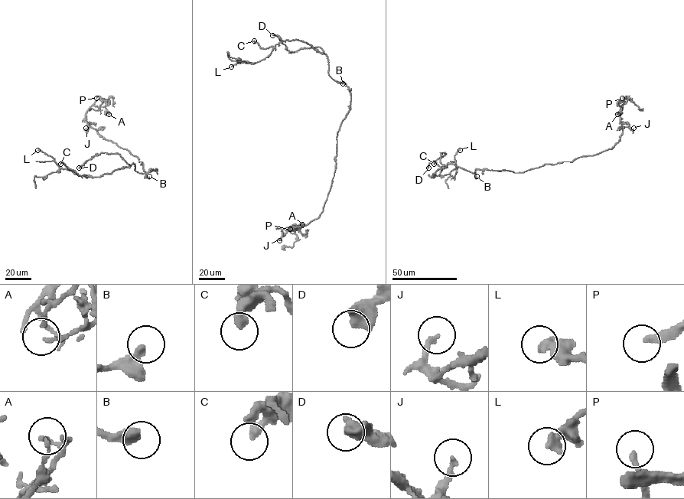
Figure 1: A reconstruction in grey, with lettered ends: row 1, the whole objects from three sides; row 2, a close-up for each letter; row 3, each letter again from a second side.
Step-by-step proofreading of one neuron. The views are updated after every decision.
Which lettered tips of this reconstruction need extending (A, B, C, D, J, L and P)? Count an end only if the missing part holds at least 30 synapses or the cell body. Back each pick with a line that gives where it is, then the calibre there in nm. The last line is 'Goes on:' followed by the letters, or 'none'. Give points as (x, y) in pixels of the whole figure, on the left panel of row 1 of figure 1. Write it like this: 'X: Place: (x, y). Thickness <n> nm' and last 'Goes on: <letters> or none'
L: Place: (37, 150). Thickness 440 nm
P: Place: (96, 98). Thickness 240 nm
Goes on: L, P

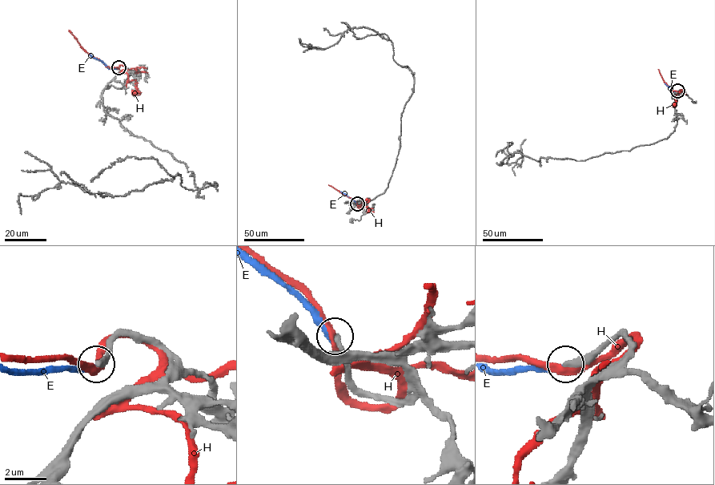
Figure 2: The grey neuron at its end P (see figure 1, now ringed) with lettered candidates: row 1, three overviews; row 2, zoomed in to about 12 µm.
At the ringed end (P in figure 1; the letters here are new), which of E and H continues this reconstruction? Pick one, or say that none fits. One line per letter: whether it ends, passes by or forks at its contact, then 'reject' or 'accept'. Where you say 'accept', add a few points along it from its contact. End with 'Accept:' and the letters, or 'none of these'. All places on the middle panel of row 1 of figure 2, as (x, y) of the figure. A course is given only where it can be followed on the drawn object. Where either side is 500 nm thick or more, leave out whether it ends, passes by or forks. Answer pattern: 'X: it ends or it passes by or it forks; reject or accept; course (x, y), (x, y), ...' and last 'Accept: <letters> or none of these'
E: it ends; reject
H: it passes by; reject
Accept: none of these

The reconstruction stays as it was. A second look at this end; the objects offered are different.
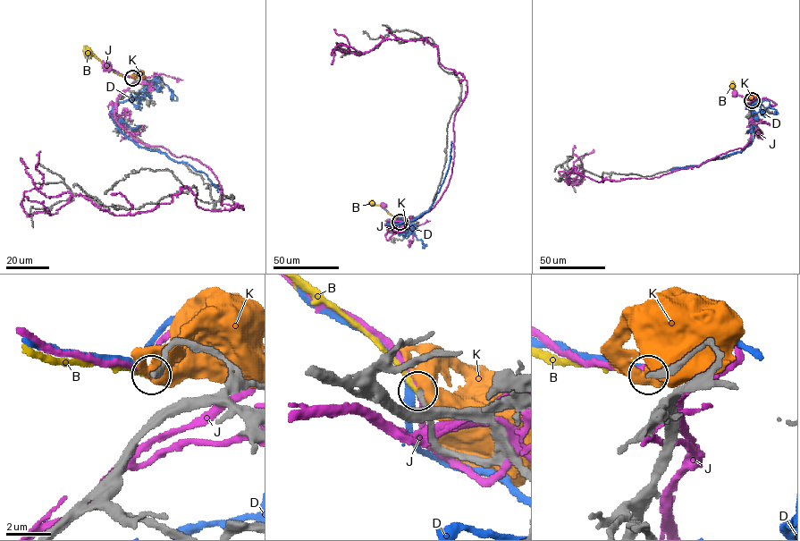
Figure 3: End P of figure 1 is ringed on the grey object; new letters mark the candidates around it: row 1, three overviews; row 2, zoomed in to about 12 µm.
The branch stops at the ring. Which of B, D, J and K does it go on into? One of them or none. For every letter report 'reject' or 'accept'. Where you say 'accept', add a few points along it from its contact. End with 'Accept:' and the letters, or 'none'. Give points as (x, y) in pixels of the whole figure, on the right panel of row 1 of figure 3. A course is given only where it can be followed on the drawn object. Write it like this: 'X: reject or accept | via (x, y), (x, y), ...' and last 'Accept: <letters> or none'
B: accept | via (752, 100), (738, 95), (732, 86)
D: reject
J: reject
K: reject
Accept: B

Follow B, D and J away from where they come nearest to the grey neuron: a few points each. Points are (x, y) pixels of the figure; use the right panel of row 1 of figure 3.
B: (752, 100), (738, 95), (732, 86)
D: (752, 100), (760, 100), (760, 110), (752, 114), (751, 144), (698, 166), (670, 170)
J: (752, 100), (735, 94)

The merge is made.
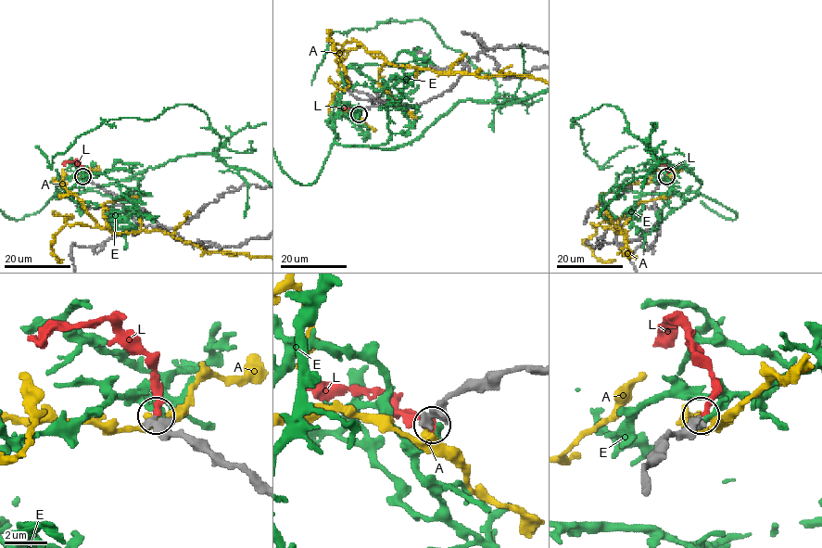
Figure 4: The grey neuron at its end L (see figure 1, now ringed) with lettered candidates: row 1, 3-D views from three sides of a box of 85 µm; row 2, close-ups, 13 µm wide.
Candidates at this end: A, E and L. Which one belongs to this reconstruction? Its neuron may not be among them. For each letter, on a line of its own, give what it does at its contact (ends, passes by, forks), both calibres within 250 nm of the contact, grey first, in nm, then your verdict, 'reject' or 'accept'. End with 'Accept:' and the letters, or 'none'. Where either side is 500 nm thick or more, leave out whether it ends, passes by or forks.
A: it passes by; 440 nm thick on the grey side, 440 nm on the other; reject
E: 600 nm thick on the grey side, 240 nm on the other; reject
L: 500 nm thick on the grey side, 260 nm on the other; accept
Accept: L

